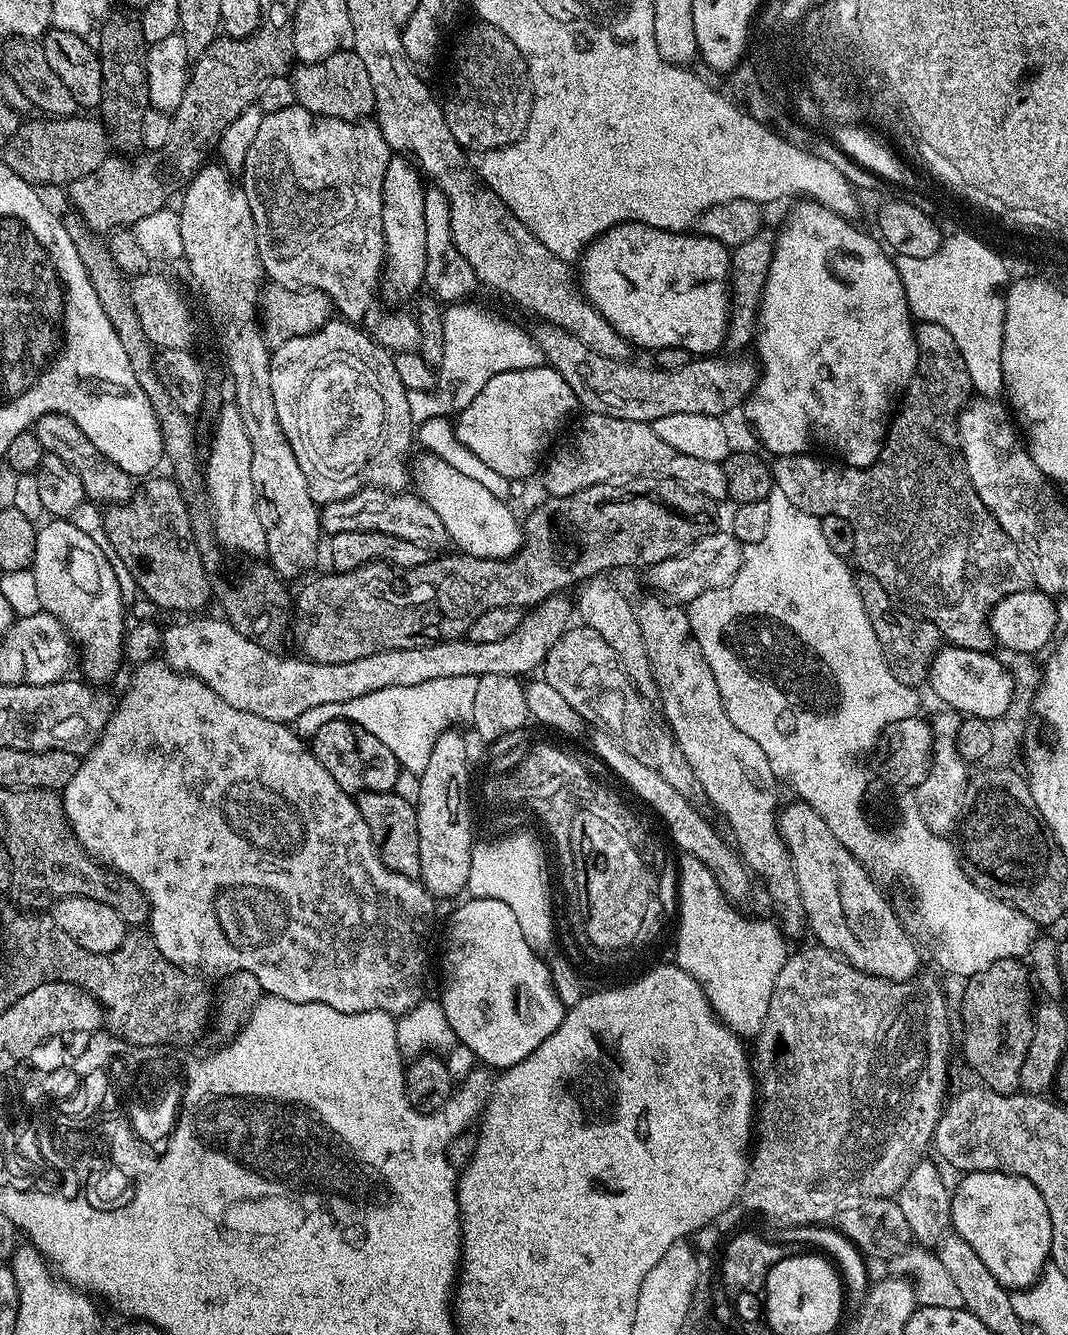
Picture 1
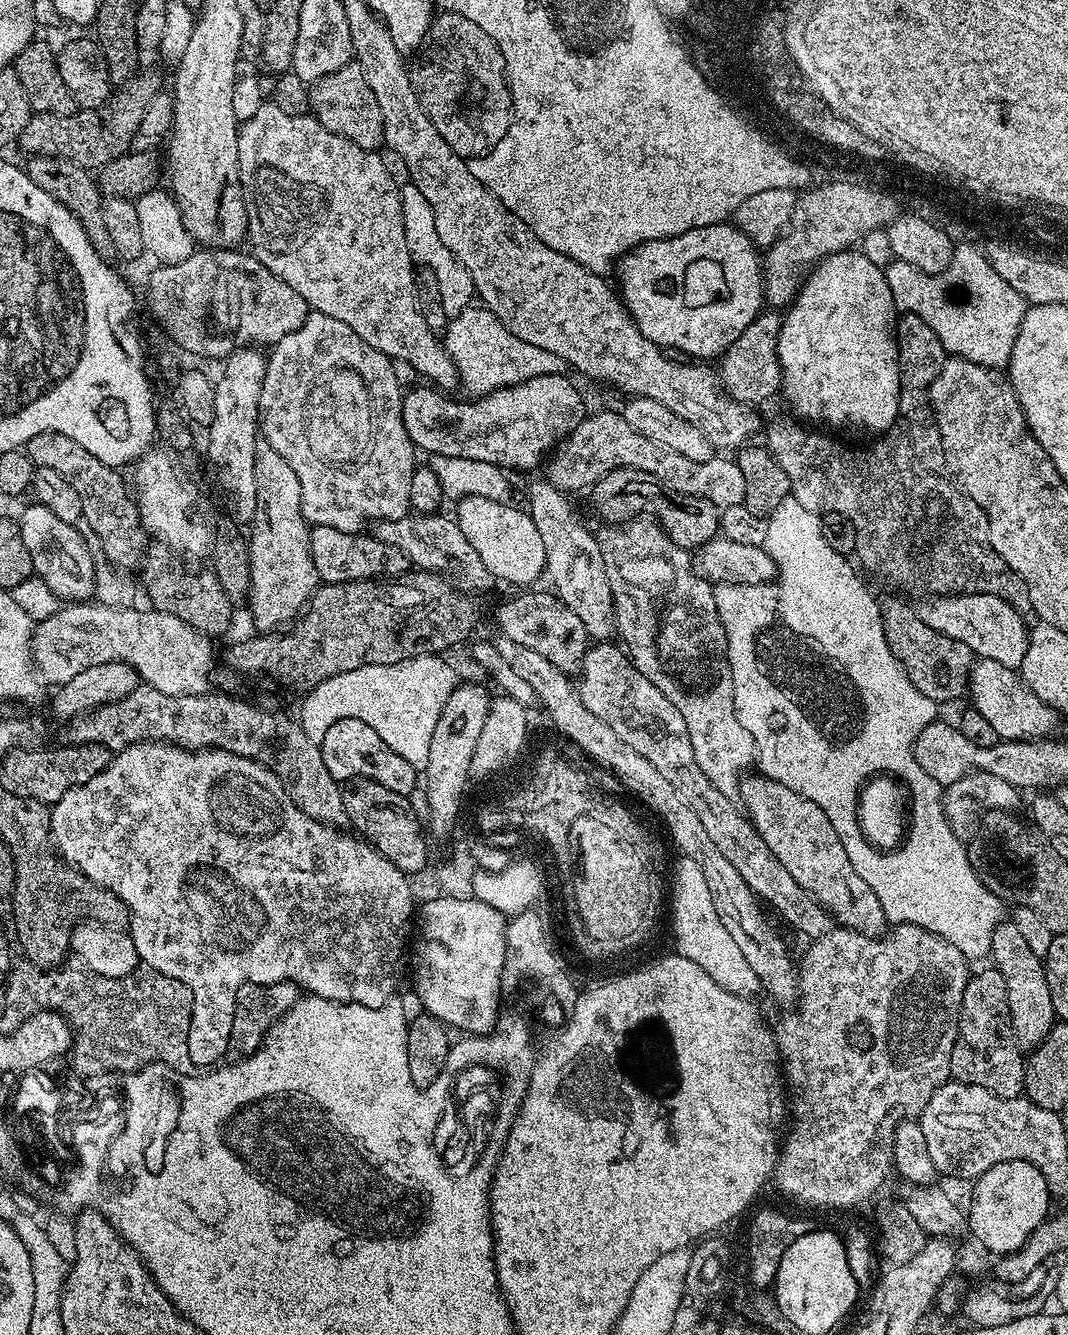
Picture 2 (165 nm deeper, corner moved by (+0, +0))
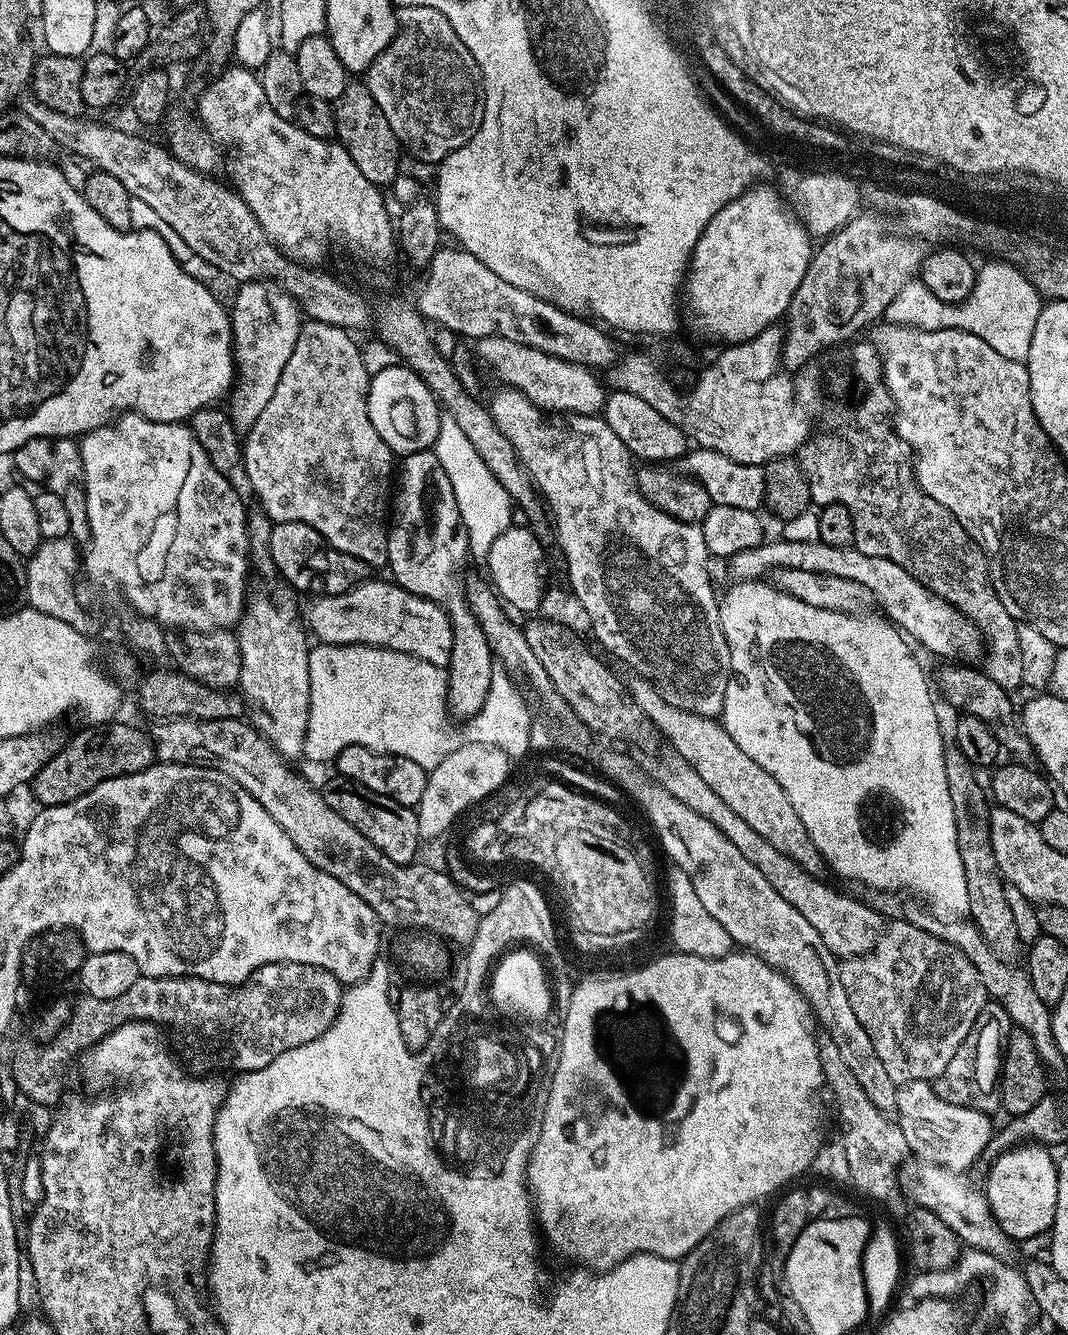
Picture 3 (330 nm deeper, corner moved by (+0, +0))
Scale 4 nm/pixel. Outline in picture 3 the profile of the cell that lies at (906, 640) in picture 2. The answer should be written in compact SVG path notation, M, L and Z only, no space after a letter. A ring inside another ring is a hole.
M948 662L944 669L937 674L936 680L940 683L940 692L944 695L944 700L952 708L957 708L957 713L967 714L974 718L982 718L986 726L998 738L1001 749L1008 752L1013 761L1028 762L1033 759L1034 753L1030 742L1026 738L1021 721L1018 719L1018 708L1012 705L1009 689L998 686L996 682L985 675L982 670L974 666L957 666Z

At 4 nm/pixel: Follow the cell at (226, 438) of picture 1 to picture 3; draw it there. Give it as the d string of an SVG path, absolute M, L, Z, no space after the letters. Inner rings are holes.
M250 280L237 288L236 301L230 304L236 379L226 397L226 411L236 431L246 434L258 422L258 414L266 410L266 402L270 402L274 386L278 386L290 354L294 354L302 313L299 302L272 280Z

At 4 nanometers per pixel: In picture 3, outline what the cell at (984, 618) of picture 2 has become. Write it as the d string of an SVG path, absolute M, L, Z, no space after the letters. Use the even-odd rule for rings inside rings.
M818 538L811 539L769 539L756 548L742 550L737 556L731 557L727 561L728 572L736 582L759 581L763 568L793 568L810 570L814 574L834 574L834 578L850 578L850 582L866 586L866 590L870 590L875 607L880 607L881 609L877 609L891 620L905 637L911 638L917 645L920 643L926 651L933 652L936 656L948 656L944 658L951 658L956 662L976 662L981 659L985 651L984 638L977 630L976 623L959 612L953 604L946 602L941 596L935 596L929 588L922 586L909 572L902 570L898 562L890 562L890 558L862 554L862 550L854 546L826 546Z

